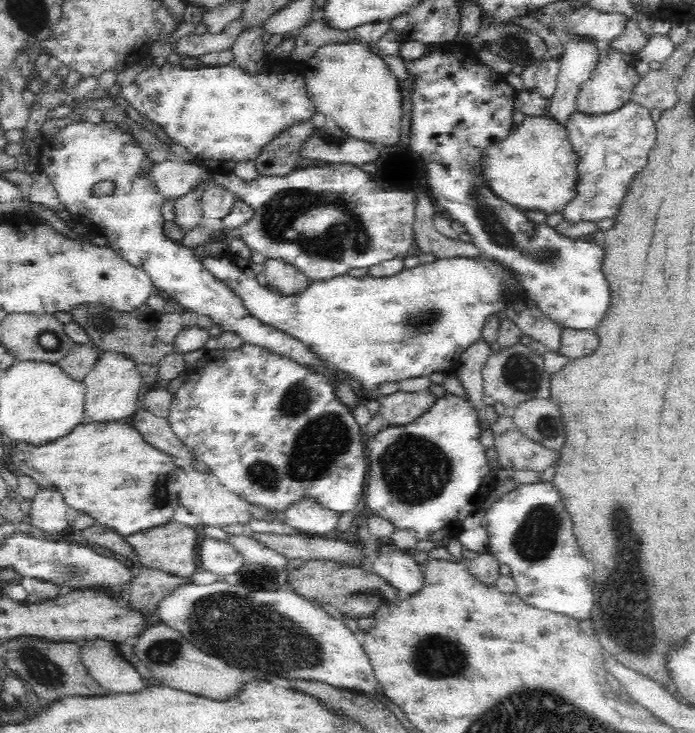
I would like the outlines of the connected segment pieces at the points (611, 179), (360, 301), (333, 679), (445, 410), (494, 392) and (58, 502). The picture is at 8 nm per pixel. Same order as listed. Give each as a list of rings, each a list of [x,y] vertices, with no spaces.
[[[631,98],[608,114],[580,114],[576,109],[565,129],[577,163],[575,193],[564,206],[564,219],[572,222],[614,219],[623,208],[624,198],[632,192],[630,184],[648,168],[648,156],[656,144],[656,123],[650,110]]]
[[[228,252],[226,256],[204,257],[203,267],[240,298],[250,316],[301,342],[331,371],[348,374],[356,386],[354,392],[366,398],[375,396],[376,388],[384,382],[399,383],[407,378],[428,377],[434,372],[456,371],[462,352],[481,339],[485,318],[504,310],[511,300],[523,297],[511,292],[518,287],[517,282],[488,258],[436,258],[431,263],[420,263],[386,278],[368,274],[364,278],[354,278],[346,273],[340,278],[309,280],[303,291],[291,295],[283,295],[270,284],[262,286],[248,267],[249,261]]]
[[[228,582],[198,585],[182,583],[158,604],[154,614],[162,624],[177,630],[192,646],[220,658],[232,666],[249,672],[262,672],[280,678],[298,678],[326,682],[331,686],[362,691],[371,697],[379,693],[379,683],[373,673],[361,638],[344,623],[330,616],[319,604],[284,588],[250,590]]]
[[[447,393],[414,422],[404,426],[385,425],[378,434],[372,435],[367,443],[370,478],[365,488],[366,506],[374,514],[390,520],[397,529],[413,530],[418,540],[440,542],[442,538],[456,537],[464,520],[477,512],[484,498],[496,488],[495,472],[490,470],[480,443],[482,414],[470,400]]]
[[[518,341],[515,345],[492,351],[481,370],[483,392],[487,401],[501,403],[511,411],[520,402],[532,398],[550,398],[550,375],[544,371],[542,352],[534,352]]]
[[[40,485],[31,498],[27,520],[31,526],[56,538],[69,526],[70,513],[71,510],[56,485]]]

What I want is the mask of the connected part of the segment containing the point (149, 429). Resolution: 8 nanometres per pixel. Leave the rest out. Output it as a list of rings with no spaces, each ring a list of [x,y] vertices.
[[[140,404],[130,422],[147,444],[156,446],[168,454],[172,453],[177,466],[192,464],[192,452],[176,437],[167,419],[155,416]]]

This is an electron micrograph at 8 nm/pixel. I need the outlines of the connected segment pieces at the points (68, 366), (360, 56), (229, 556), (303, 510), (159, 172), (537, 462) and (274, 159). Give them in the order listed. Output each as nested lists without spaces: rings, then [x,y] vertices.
[[[82,344],[72,347],[64,358],[56,364],[70,377],[83,381],[85,376],[94,368],[100,351],[91,344]]]
[[[358,40],[344,44],[324,44],[319,46],[312,58],[303,62],[305,85],[308,97],[318,112],[322,112],[328,120],[334,121],[343,131],[352,138],[376,143],[380,147],[394,146],[400,140],[400,122],[402,122],[402,92],[401,81],[390,70],[388,62],[374,54],[369,45]]]
[[[205,538],[200,546],[200,560],[203,570],[210,571],[222,578],[230,578],[228,574],[239,572],[246,561],[228,541]]]
[[[313,500],[294,502],[283,512],[286,516],[285,523],[288,526],[295,528],[298,532],[316,534],[316,536],[324,536],[332,532],[339,518],[338,513],[322,508]]]
[[[170,158],[154,164],[151,171],[161,196],[164,199],[174,198],[175,201],[192,190],[200,179],[206,179],[210,174],[202,164],[176,162]]]
[[[509,413],[500,416],[491,429],[495,439],[493,446],[504,469],[542,473],[560,461],[561,452],[558,449],[528,439],[514,425]]]
[[[311,121],[300,122],[284,130],[270,144],[266,145],[255,160],[259,176],[286,176],[303,164],[304,142],[316,132]]]

